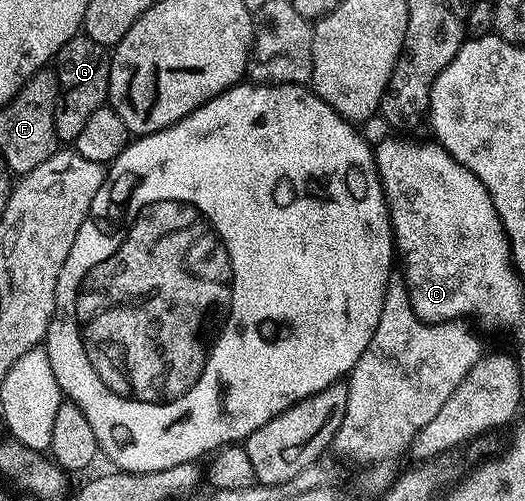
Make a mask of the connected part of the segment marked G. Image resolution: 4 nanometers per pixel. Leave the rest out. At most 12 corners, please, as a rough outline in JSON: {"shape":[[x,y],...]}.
{"shape":[[86,33],[53,60],[55,132],[74,144],[108,102],[111,57]]}

